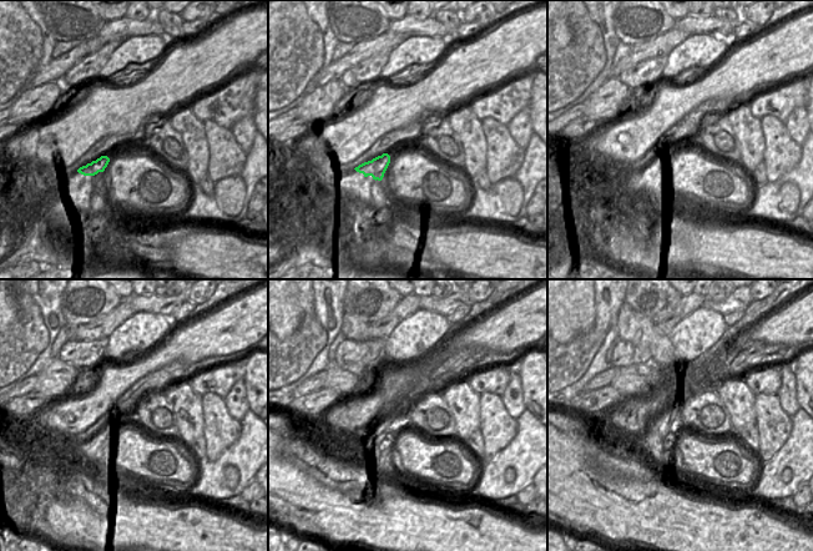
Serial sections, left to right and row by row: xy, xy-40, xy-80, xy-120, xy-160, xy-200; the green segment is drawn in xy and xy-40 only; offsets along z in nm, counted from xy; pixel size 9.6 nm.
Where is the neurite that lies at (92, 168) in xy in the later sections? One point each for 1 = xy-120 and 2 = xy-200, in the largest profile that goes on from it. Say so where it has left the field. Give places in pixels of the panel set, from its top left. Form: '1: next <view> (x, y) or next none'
1: next xy-120 (95, 446)
2: next xy-200 (652, 443)

